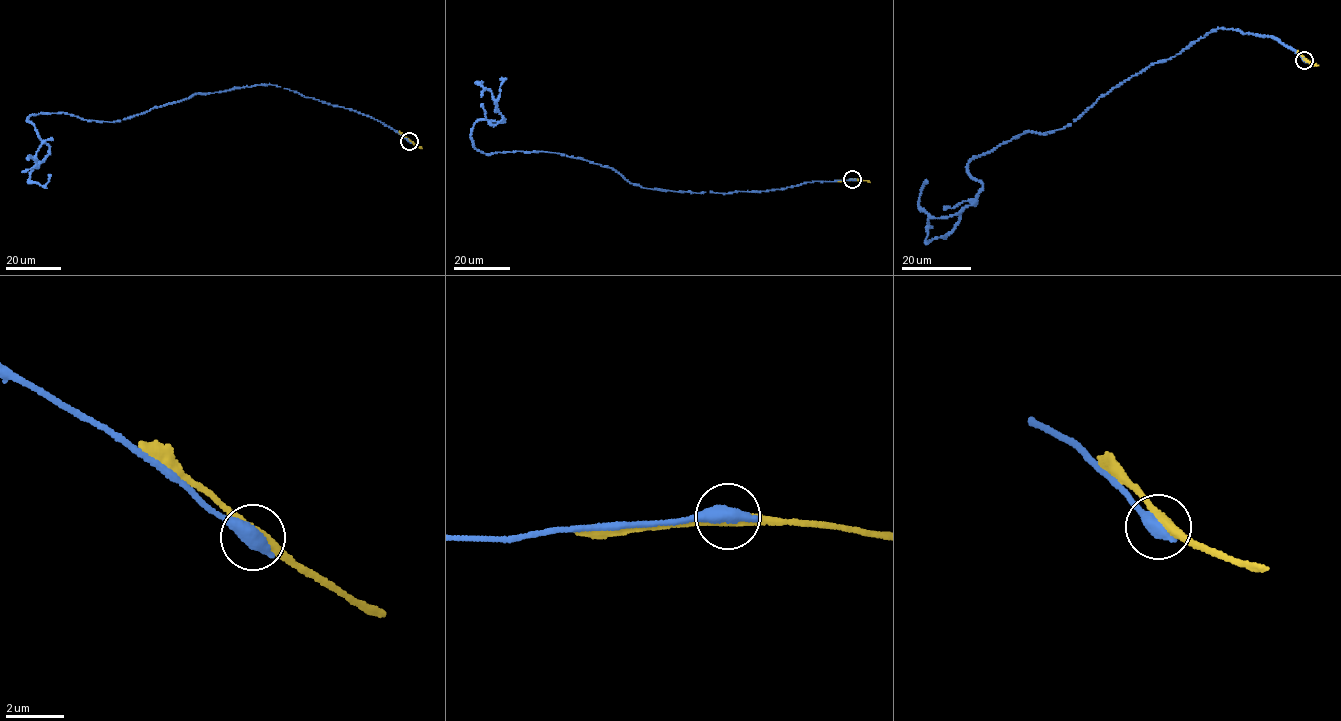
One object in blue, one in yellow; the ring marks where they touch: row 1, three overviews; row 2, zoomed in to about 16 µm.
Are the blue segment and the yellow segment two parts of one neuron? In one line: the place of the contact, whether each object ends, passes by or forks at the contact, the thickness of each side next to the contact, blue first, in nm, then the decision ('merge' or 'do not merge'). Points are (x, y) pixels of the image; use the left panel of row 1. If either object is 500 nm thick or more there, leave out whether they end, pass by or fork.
place (409, 141); calibres 600 and 320 nm; do not merge

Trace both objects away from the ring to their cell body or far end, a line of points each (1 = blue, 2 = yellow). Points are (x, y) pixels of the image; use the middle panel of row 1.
1: (852, 179), (681, 192), (560, 154), (484, 153), (470, 135), (475, 122), (505, 121), (475, 82), (482, 81)
2: (852, 179), (870, 182)

